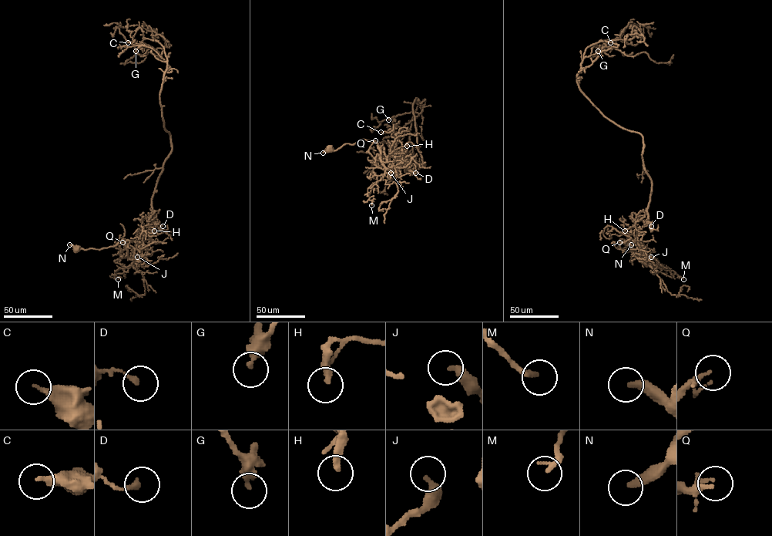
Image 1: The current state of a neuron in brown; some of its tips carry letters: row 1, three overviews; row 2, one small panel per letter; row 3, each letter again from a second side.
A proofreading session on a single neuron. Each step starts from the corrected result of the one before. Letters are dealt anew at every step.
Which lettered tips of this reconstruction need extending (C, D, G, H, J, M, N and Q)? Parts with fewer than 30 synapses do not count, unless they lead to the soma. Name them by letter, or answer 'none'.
none

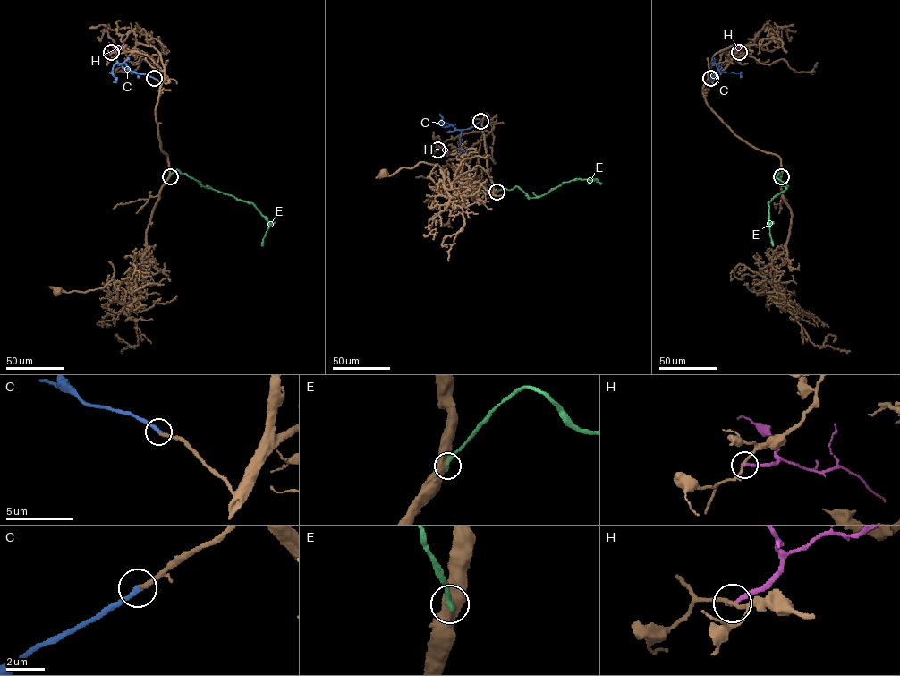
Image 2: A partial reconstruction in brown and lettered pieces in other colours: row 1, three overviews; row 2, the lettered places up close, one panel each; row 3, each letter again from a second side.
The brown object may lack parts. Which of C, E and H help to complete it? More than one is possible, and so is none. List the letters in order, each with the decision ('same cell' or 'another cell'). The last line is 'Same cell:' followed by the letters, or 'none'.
C: same cell
E: another cell
H: another cell
Same cell: C

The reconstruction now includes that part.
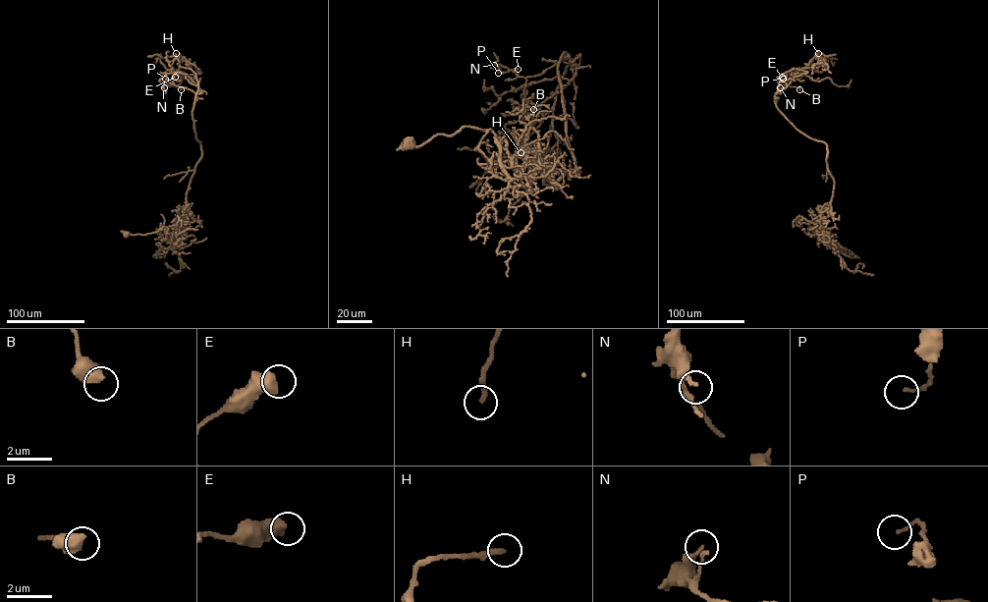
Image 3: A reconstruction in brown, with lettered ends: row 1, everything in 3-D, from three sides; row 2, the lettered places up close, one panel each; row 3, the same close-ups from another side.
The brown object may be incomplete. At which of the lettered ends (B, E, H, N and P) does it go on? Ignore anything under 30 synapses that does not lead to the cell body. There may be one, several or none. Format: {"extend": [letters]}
{"extend": ["H"]}

